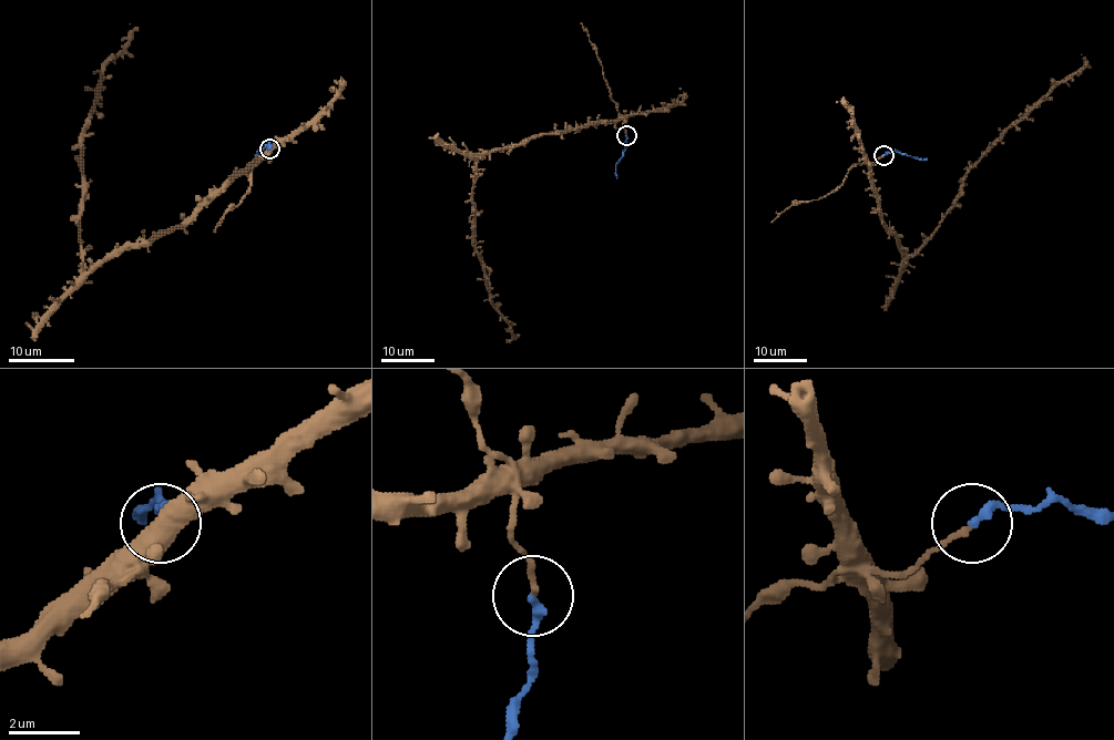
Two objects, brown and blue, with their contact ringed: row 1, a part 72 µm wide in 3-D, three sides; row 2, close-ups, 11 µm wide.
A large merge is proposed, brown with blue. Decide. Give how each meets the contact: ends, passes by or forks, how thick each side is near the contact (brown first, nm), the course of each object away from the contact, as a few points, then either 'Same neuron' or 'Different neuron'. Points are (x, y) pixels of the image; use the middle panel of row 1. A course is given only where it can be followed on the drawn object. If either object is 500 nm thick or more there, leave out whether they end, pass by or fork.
At the ring brown ends. At the ring blue ends. Thickness 160 nm (brown) against 280 nm. Course of brown: (626, 135), (622, 120), (592, 121), (487, 151), (477, 160), (474, 250), (489, 301), (513, 332). Course of blue: (626, 135), (625, 151), (615, 165), (616, 178). Same neuron

